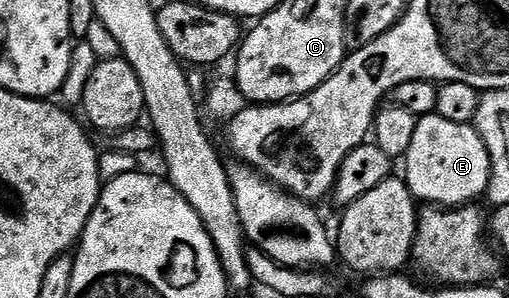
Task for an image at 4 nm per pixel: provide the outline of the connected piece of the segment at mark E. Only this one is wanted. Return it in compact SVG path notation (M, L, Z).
M436 113L419 118L403 164L403 178L416 200L442 208L459 208L480 200L491 181L488 148L478 130L472 124L452 123Z

